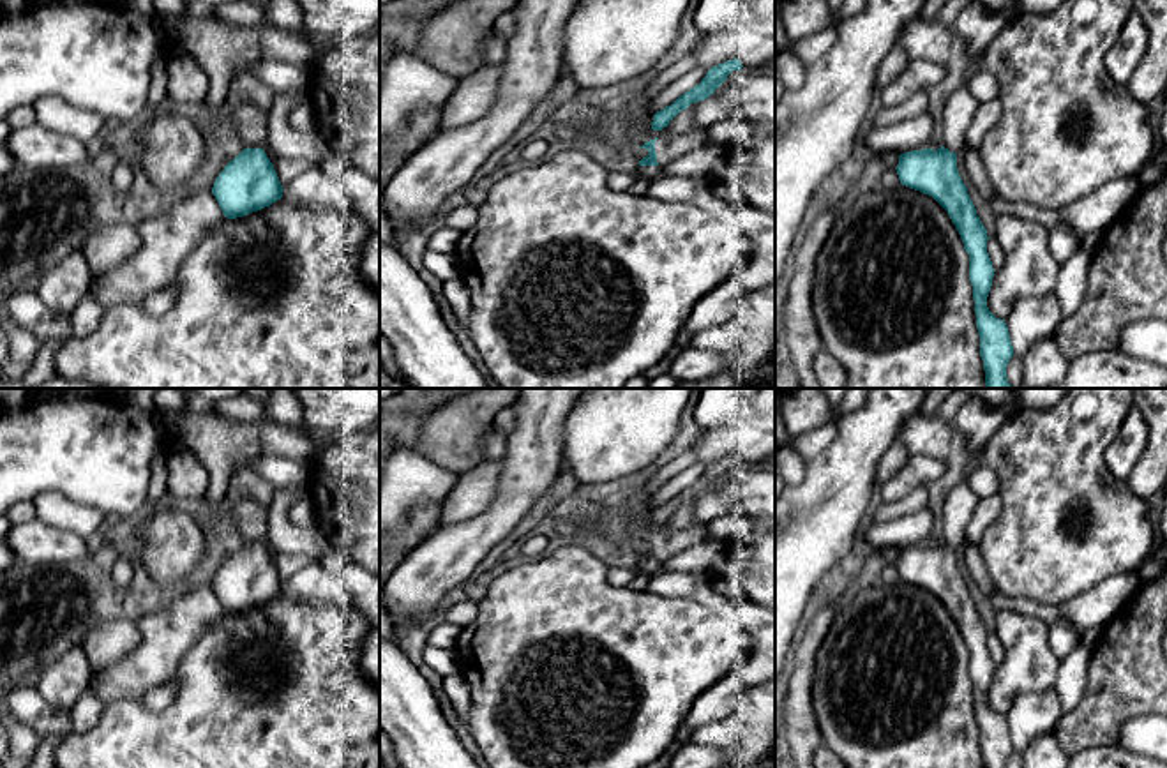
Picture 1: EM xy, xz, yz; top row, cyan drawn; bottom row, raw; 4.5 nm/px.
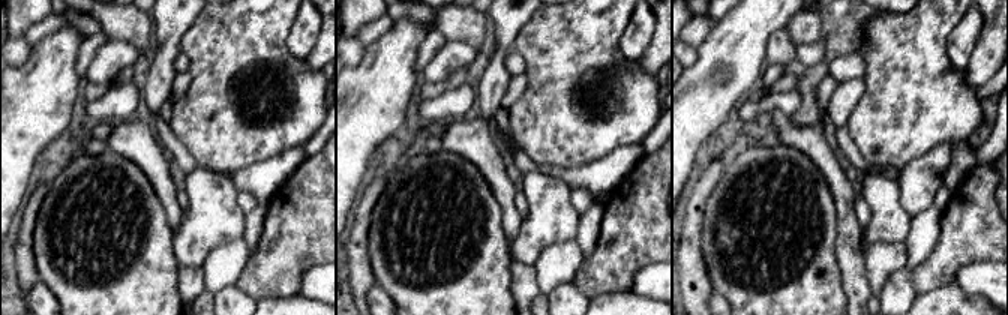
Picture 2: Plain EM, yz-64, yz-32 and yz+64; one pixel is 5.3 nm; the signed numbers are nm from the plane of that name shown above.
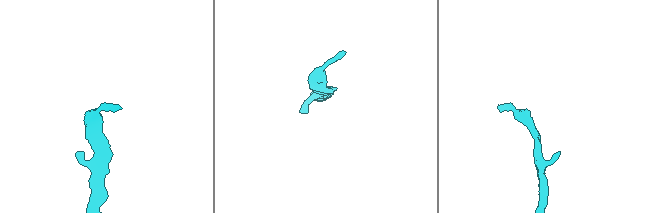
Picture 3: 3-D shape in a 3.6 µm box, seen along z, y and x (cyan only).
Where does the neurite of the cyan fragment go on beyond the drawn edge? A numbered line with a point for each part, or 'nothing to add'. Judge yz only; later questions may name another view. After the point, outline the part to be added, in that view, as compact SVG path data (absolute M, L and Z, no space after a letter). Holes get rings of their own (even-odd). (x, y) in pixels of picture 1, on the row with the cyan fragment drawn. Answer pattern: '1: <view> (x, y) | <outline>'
1: yz (961, 106) | M967 81L950 95L943 115L943 147L960 154L966 147L966 131L976 113L978 101L969 92Z

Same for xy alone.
1: xy (249, 120) | M242 102L230 117L244 148L263 148L268 138L268 109L258 108L252 102Z

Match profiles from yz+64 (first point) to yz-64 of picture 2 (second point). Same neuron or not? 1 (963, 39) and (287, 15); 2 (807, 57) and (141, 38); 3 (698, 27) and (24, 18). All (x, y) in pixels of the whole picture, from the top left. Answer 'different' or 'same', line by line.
1: different
2: different
3: different

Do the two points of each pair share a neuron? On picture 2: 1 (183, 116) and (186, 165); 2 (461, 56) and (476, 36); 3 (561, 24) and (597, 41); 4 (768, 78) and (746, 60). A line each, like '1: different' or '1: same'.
1: different
2: different
3: same
4: different

